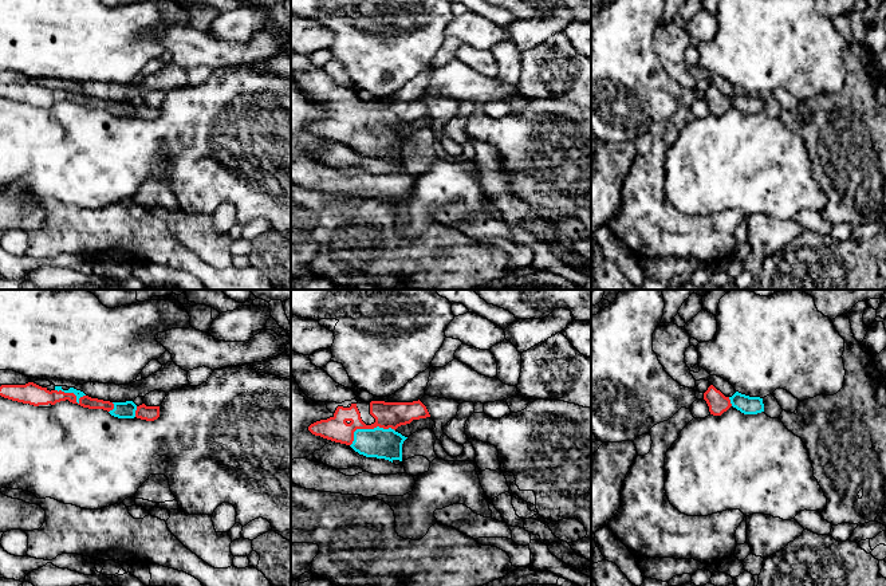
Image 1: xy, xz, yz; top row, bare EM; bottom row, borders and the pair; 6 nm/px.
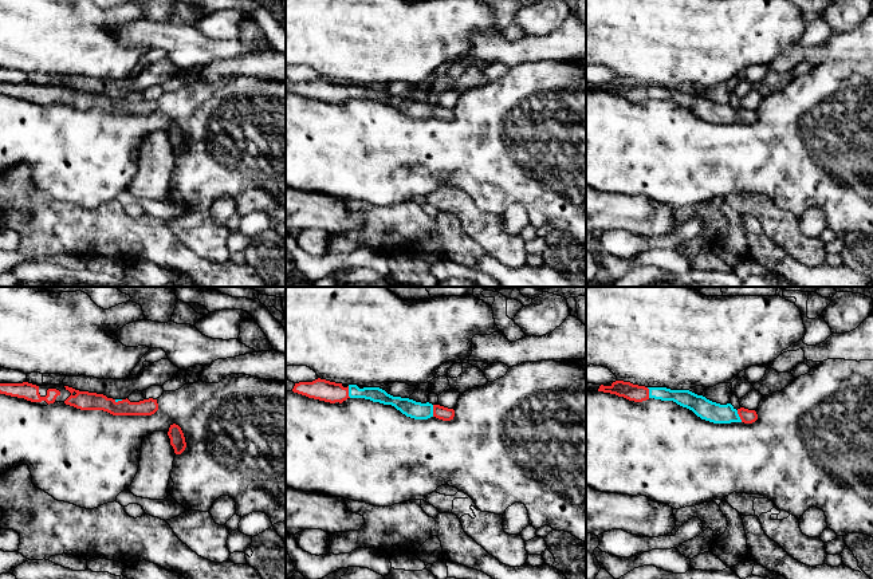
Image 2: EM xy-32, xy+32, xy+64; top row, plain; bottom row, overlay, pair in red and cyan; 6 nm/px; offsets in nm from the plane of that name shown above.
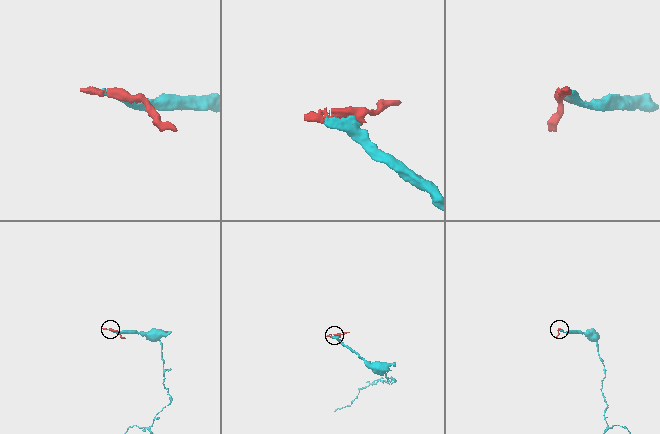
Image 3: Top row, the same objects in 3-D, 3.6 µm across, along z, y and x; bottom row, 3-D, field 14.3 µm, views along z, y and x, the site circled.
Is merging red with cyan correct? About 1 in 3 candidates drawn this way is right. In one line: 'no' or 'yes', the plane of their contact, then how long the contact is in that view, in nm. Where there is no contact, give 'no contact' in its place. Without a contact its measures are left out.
yes | xz | 280 nm

